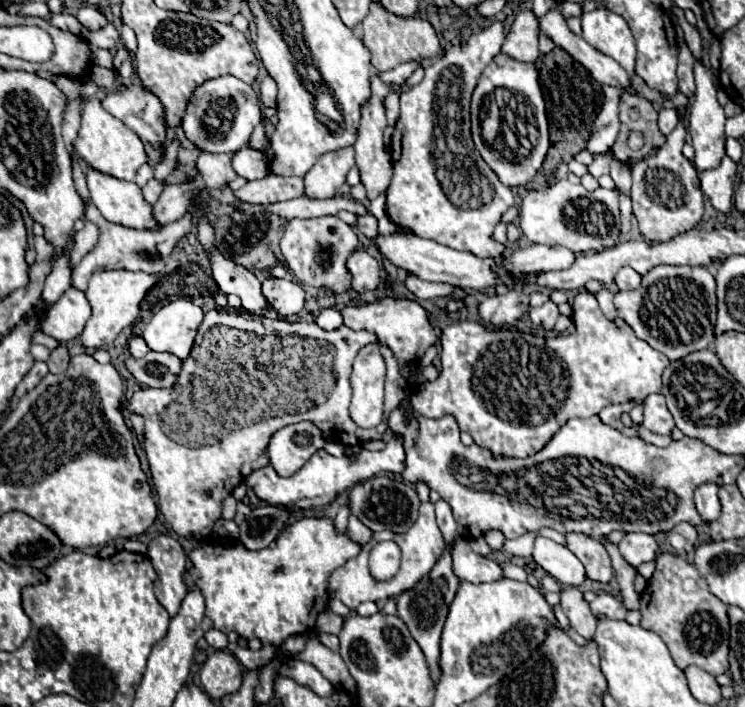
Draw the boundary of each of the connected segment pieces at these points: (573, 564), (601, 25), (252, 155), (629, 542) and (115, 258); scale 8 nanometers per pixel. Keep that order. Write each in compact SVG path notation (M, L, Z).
M539 536L535 540L533 560L565 586L581 586L587 578L579 558L571 550L549 538Z
M601 6L593 12L585 12L581 26L587 44L617 60L631 76L635 74L635 38L619 14Z
M251 146L237 150L231 158L231 166L245 180L259 180L259 178L265 178L269 174L267 156L259 150L253 150Z
M625 534L617 548L625 562L631 564L635 570L645 562L653 562L657 556L657 542L651 534Z
M87 204L85 218L91 220L99 228L99 244L89 254L85 254L81 264L73 270L71 280L73 280L73 286L79 290L85 290L91 274L99 272L99 270L133 270L133 272L145 272L145 274L163 274L167 270L171 252L175 250L177 242L191 230L189 212L183 218L179 218L171 224L165 224L157 230L133 230L133 228L125 228L125 226L107 222L93 204Z

